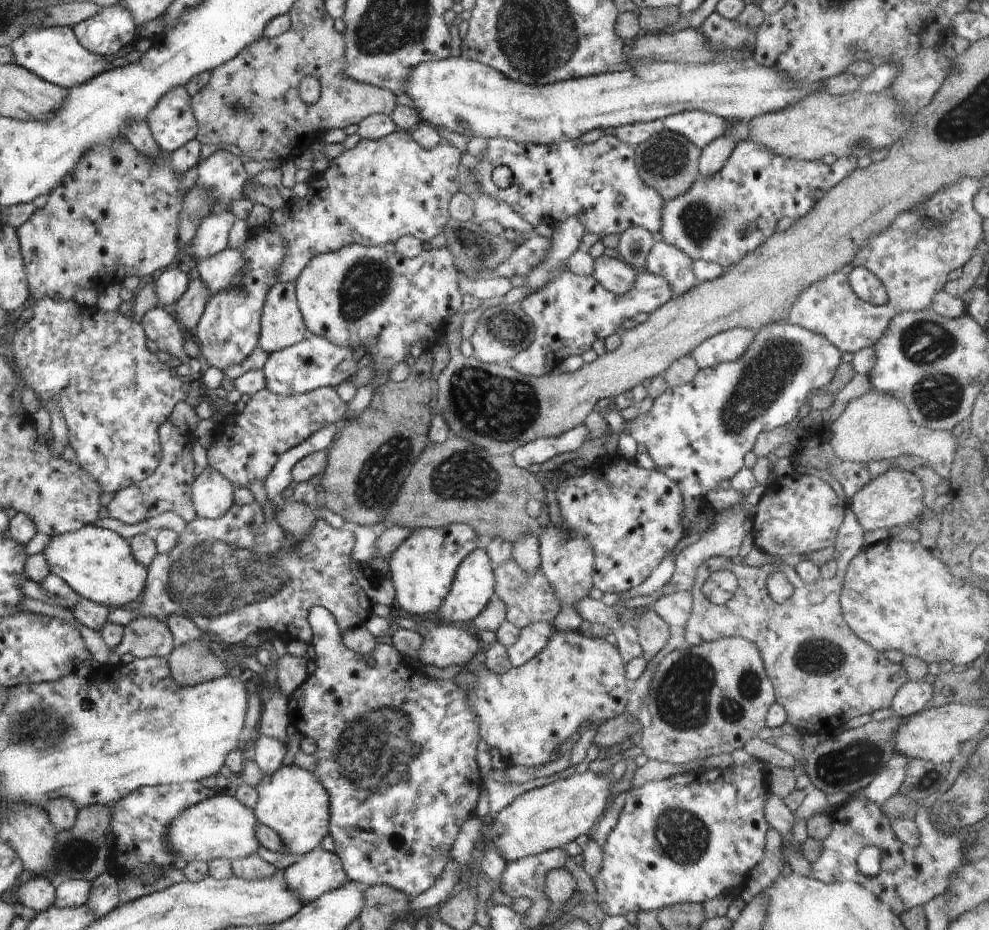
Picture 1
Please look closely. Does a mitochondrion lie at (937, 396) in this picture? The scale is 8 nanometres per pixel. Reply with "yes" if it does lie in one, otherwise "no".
yes

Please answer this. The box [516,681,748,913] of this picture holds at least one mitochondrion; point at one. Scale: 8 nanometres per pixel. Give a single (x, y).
(679, 835)

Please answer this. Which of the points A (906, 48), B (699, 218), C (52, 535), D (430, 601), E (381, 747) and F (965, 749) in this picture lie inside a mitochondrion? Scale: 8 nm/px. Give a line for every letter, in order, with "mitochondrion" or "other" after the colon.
A: other
B: mitochondrion
C: other
D: other
E: mitochondrion
F: mitochondrion

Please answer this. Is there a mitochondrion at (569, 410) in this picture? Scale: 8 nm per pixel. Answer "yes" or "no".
no

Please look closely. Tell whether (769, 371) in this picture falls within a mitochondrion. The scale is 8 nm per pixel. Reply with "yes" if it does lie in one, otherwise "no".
yes

